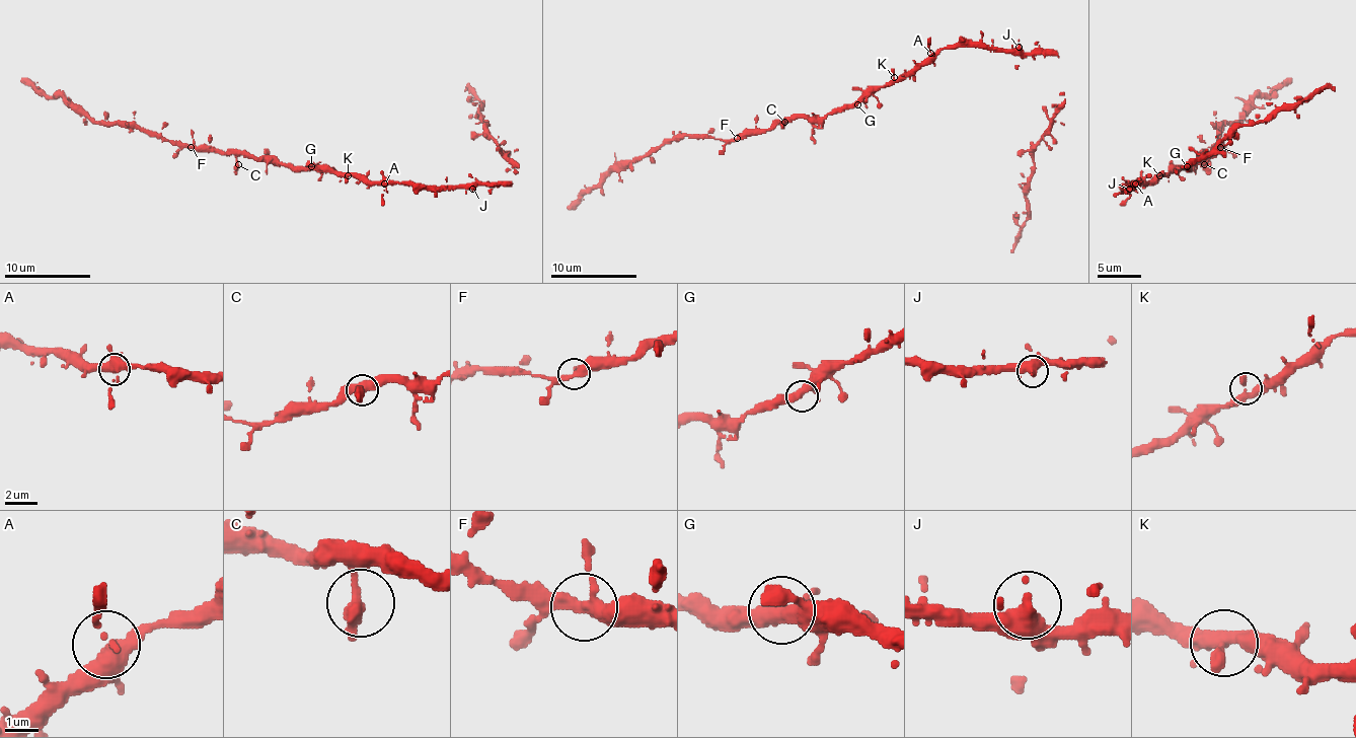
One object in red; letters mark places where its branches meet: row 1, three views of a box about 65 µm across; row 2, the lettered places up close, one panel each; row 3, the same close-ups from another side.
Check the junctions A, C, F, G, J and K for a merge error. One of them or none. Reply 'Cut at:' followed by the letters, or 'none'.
Cut at: none

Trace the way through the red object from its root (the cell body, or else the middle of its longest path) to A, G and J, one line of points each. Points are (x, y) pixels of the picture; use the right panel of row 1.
A: (1161, 173), (1148, 181), (1135, 183)
G: (1161, 173), (1181, 171), (1187, 166)
J: (1161, 173), (1150, 181), (1131, 181), (1129, 189)

